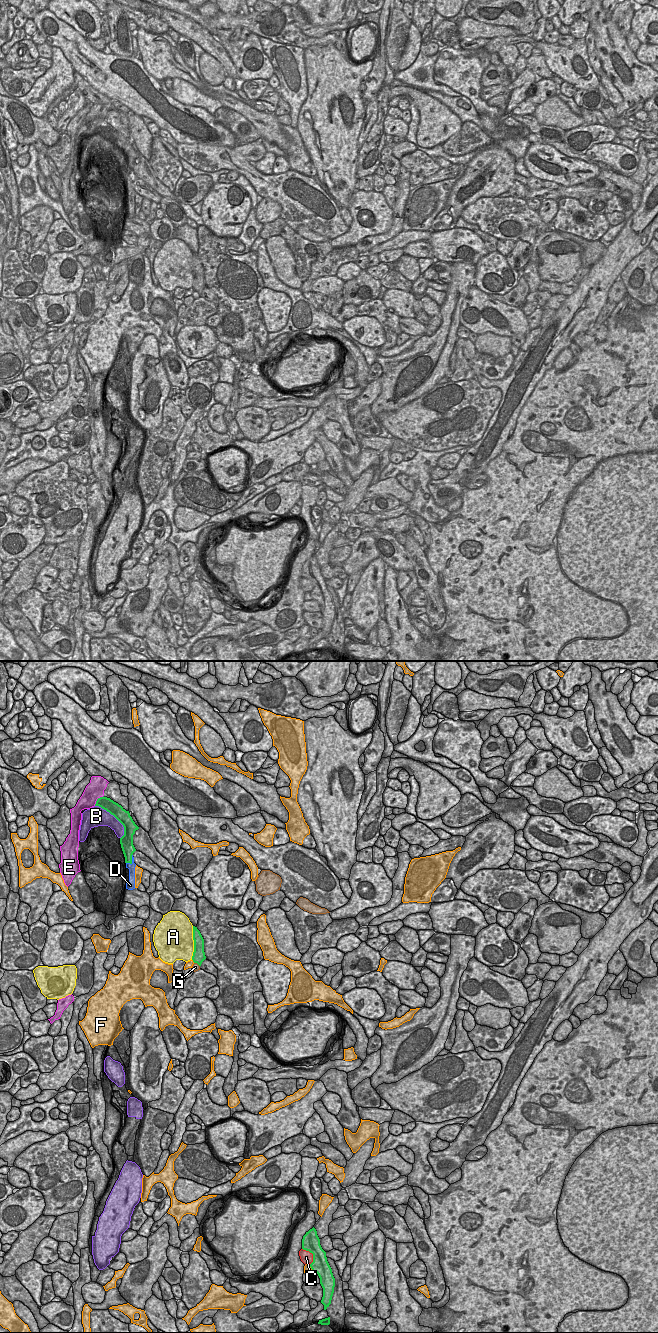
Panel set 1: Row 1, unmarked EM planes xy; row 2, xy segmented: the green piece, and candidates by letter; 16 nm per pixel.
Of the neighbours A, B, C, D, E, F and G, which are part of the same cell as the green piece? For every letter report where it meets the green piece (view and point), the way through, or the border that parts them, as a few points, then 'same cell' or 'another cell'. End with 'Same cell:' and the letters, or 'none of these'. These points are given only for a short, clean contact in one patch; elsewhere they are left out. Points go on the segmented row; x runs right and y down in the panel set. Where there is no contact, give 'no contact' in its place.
A: meets green in xy at (194, 943); another cell
B: meets green in xy at (115, 817); another cell
C: meets green in xy at (312, 1253); another cell
D: meets green in xy at (131, 861); border along xy (132, 854), (132, 861), (126, 863); another cell
E: meets green in xy at (97, 799); another cell
F: meets green in xy at (193, 961); another cell
G: meets green in xy at (197, 963); border along xy (194, 962), (199, 966); another cell
Same cell: none of these

